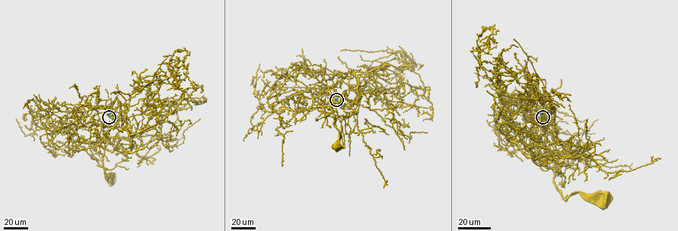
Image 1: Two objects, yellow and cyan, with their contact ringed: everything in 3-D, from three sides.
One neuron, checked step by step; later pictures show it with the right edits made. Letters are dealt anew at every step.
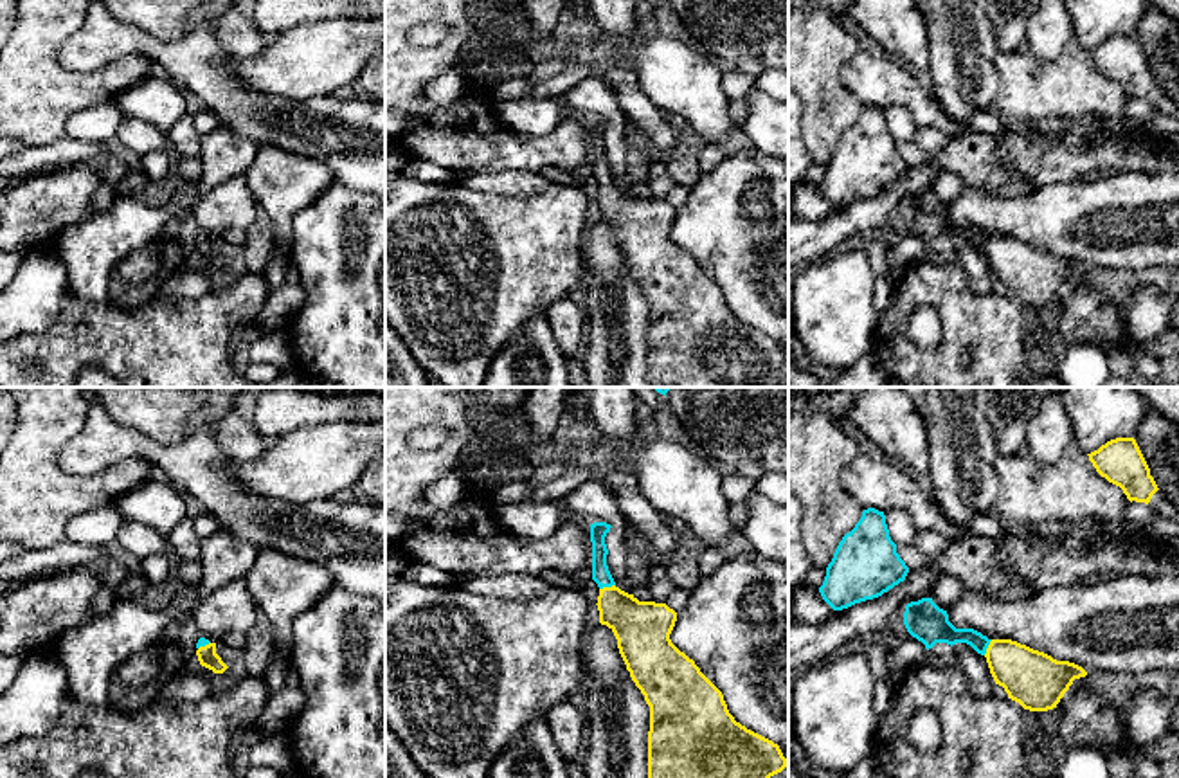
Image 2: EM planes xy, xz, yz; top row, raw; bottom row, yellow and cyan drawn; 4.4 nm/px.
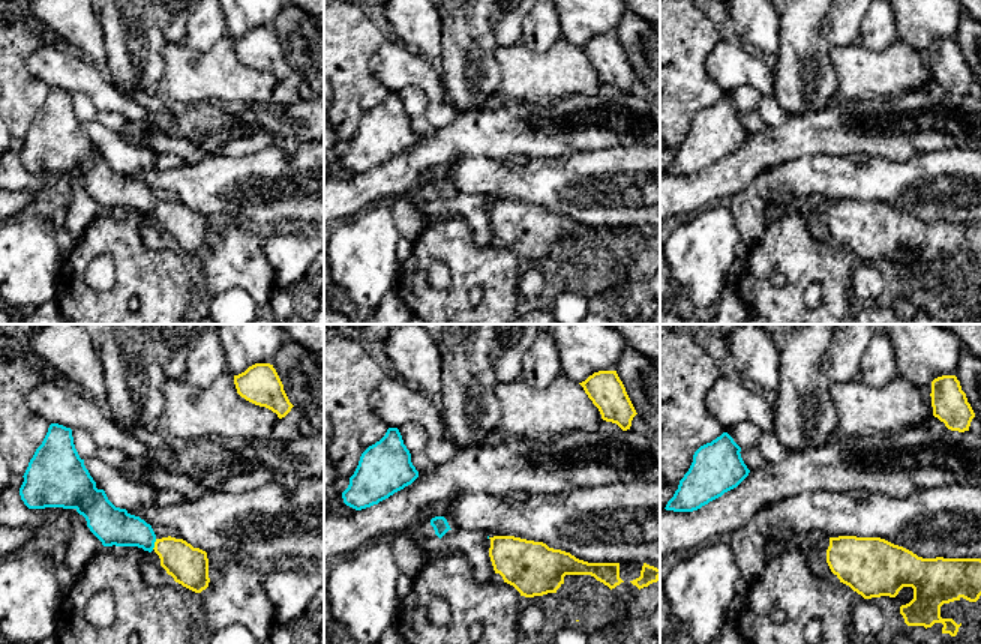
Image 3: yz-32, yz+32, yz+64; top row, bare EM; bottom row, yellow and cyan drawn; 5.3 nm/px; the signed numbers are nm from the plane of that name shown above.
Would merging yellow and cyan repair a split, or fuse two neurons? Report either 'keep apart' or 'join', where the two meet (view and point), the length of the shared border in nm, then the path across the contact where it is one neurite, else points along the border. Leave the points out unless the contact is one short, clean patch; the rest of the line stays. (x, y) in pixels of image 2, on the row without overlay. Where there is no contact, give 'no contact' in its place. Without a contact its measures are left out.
join; contact xz (607, 184); length 80 nm; way xz (643, 226), (607, 184), (600, 166)

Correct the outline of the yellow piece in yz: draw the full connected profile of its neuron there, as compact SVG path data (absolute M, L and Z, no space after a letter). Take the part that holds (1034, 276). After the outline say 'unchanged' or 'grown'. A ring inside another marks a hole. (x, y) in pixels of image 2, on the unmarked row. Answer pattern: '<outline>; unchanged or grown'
M932 194L907 200L904 222L927 247L936 240L970 241L986 254L995 281L1003 283L1012 297L1030 308L1057 304L1073 277L1087 272L1075 259L1057 258L1017 238L988 236L974 225L956 225L949 218L947 207L940 205Z; grown

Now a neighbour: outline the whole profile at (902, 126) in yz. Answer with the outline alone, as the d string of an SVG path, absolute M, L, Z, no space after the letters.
M891 104L886 110L886 121L889 126L889 133L896 142L913 140L916 133L916 122L913 113L898 104Z

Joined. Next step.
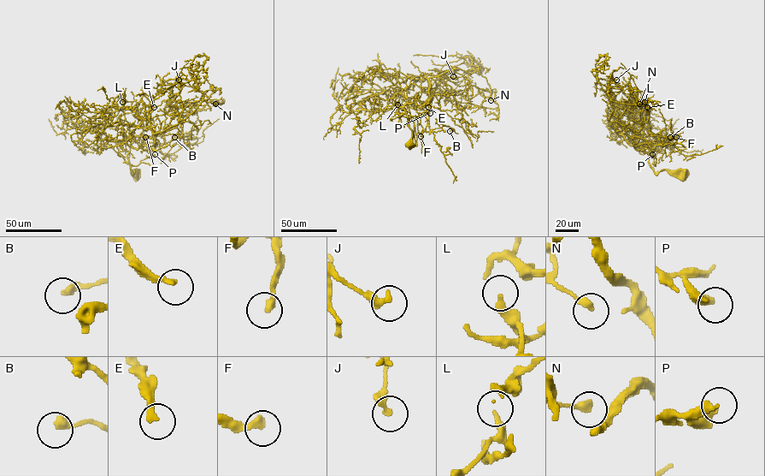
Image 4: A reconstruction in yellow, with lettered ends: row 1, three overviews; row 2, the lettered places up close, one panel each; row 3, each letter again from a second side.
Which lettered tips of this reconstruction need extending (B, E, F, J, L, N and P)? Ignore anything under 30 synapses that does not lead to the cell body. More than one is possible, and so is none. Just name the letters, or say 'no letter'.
E, F

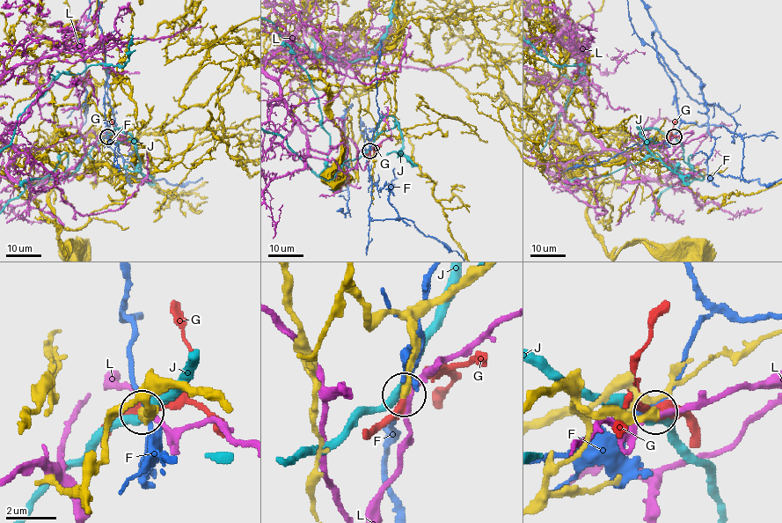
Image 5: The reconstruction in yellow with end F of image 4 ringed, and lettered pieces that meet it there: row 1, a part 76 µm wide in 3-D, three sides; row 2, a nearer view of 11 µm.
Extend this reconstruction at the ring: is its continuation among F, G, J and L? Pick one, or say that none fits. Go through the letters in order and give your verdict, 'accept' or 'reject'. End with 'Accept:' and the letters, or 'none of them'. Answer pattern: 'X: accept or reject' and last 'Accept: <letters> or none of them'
F: reject
G: accept
J: reject
L: reject
Accept: G

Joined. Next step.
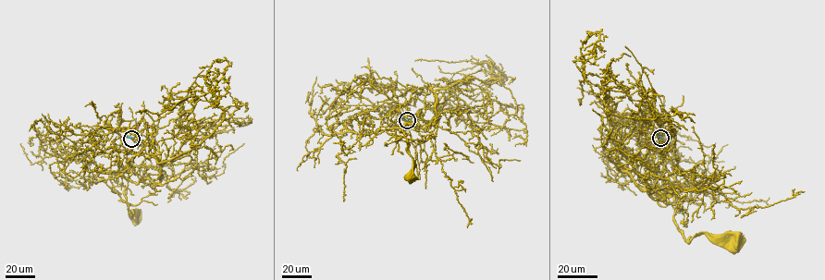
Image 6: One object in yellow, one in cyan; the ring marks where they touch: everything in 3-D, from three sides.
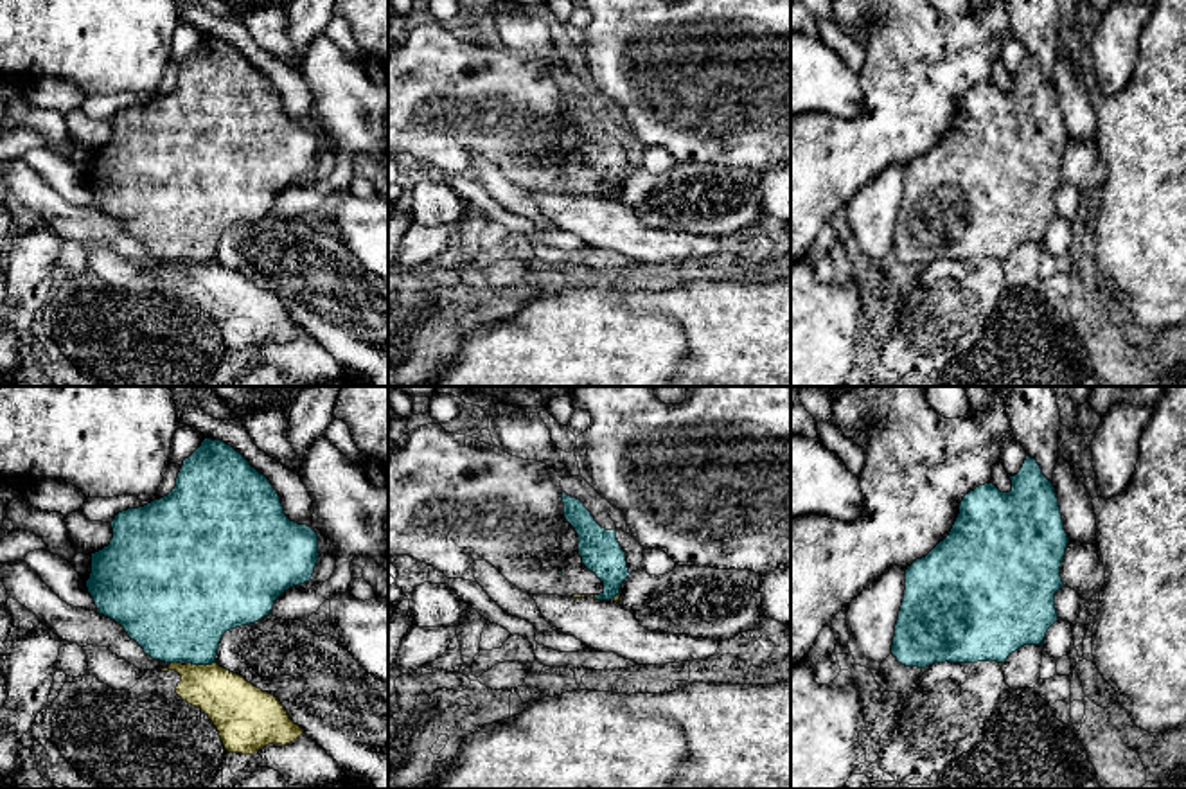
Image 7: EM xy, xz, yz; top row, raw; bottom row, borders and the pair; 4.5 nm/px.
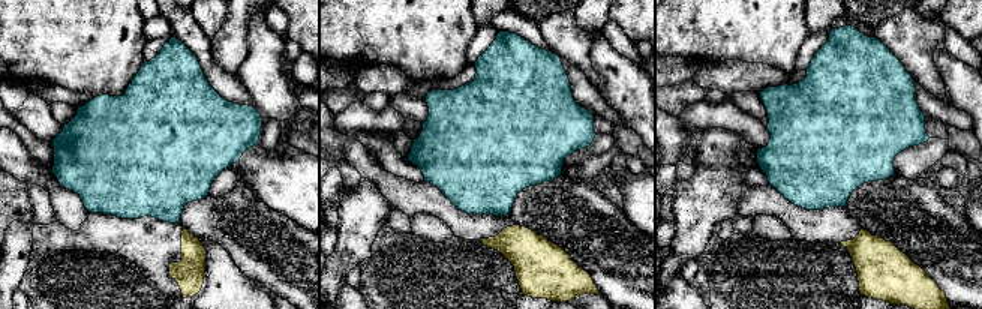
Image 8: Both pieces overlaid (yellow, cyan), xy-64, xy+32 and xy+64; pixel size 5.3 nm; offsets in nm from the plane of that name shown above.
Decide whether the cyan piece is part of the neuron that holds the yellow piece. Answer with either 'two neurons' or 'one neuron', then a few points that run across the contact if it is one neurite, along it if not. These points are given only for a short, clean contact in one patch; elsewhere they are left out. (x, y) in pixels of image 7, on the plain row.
two neurons; line xy (189, 259), (214, 261)

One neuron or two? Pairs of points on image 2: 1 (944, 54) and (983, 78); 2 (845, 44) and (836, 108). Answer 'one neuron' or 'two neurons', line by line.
1: one neuron
2: one neuron

